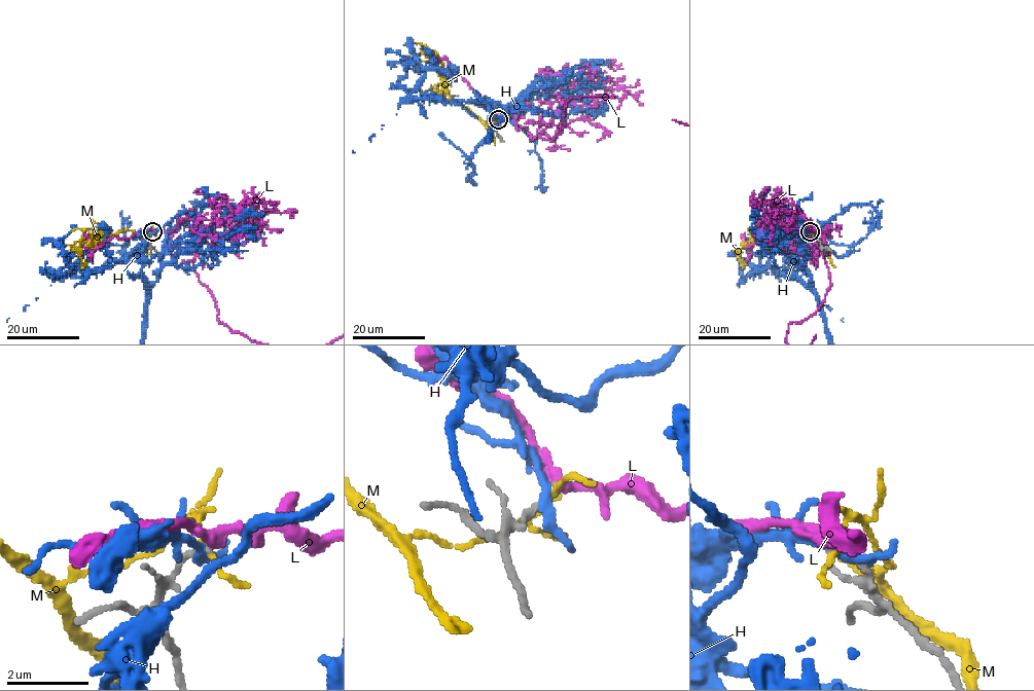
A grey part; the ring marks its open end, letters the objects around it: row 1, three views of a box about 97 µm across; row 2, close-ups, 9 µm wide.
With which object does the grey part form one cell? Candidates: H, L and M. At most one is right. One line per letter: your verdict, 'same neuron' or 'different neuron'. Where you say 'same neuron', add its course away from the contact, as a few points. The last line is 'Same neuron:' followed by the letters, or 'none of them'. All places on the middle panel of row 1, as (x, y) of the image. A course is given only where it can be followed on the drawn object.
H: different neuron
L: same neuron
M: different neuron
Same neuron: L

